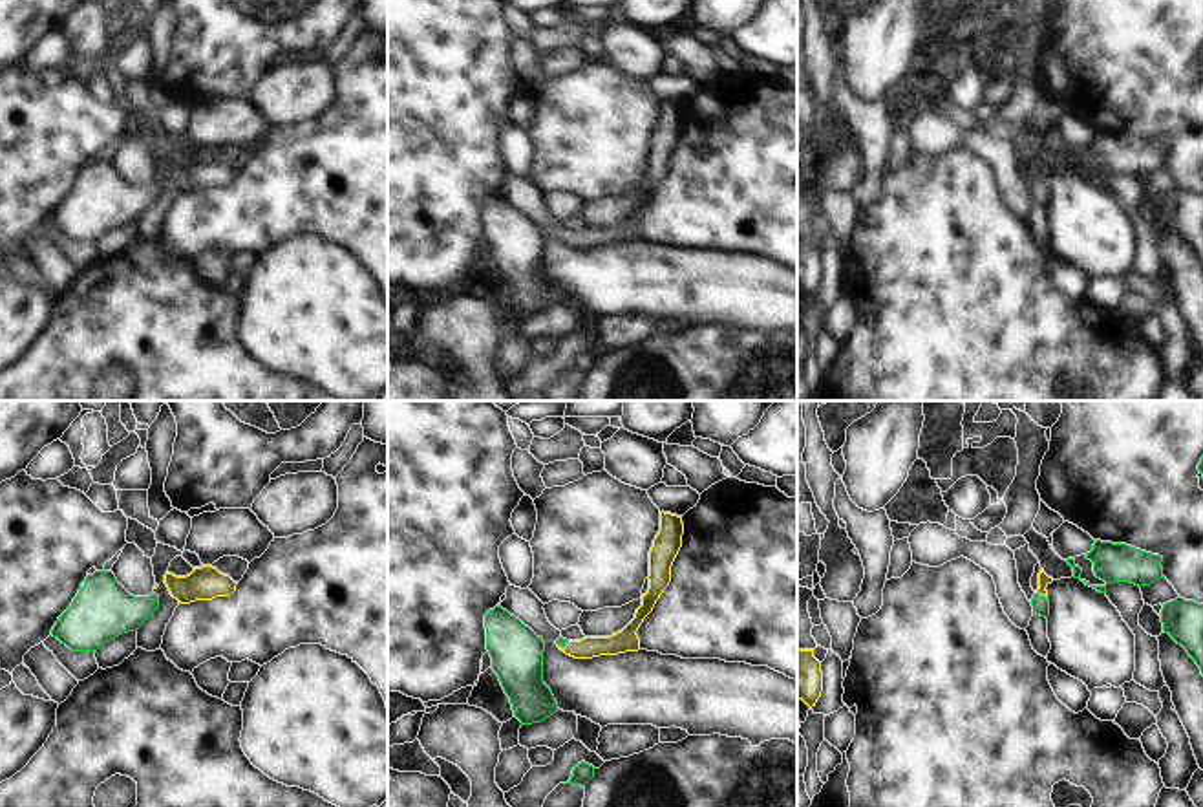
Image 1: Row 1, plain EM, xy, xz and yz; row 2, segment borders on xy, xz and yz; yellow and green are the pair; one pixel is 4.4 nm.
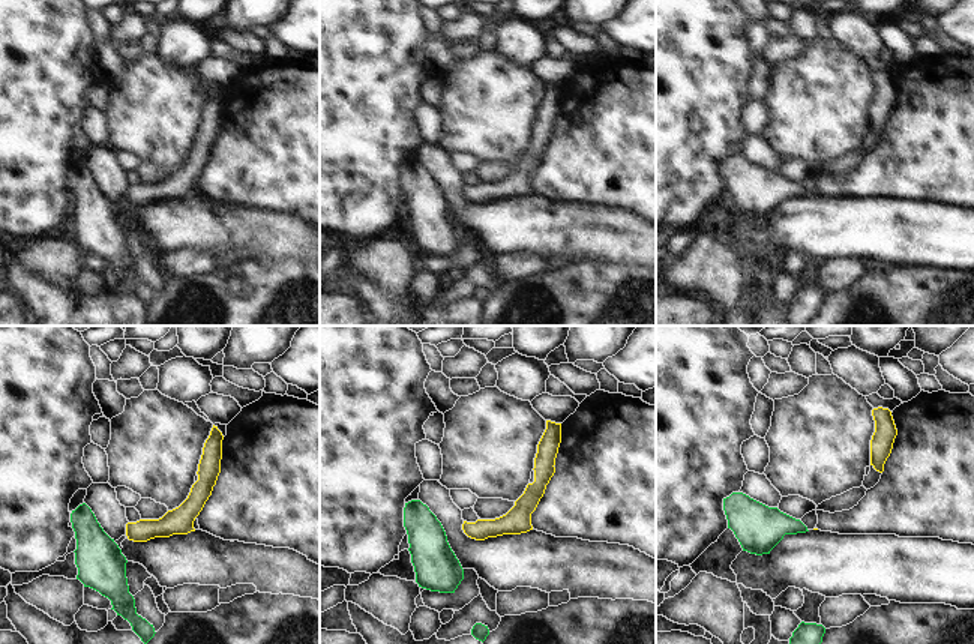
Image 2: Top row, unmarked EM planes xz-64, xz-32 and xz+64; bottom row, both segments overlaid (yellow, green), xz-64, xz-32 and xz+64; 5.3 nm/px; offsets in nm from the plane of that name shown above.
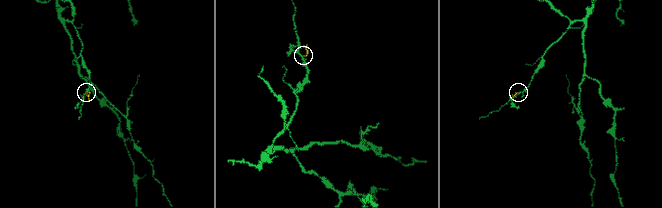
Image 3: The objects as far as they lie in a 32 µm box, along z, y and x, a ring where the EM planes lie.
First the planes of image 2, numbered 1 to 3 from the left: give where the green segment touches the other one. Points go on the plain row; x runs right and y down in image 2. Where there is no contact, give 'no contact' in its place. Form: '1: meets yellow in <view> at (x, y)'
1: no contact
2: no contact
3: no contact

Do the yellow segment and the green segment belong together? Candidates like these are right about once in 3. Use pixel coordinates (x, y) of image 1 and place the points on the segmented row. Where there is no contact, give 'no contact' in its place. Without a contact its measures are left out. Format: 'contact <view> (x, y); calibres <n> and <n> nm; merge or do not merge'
contact yz (1043, 593); calibres 50 and 80 nm; merge

